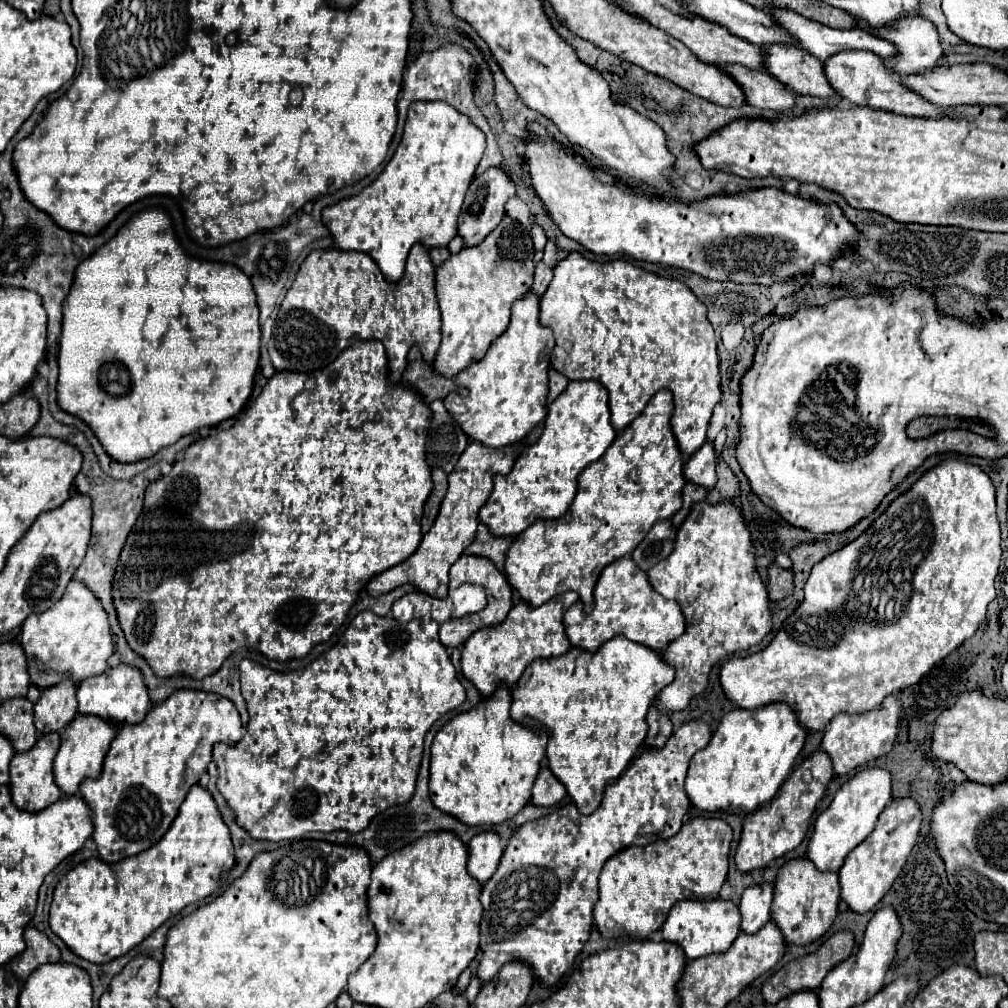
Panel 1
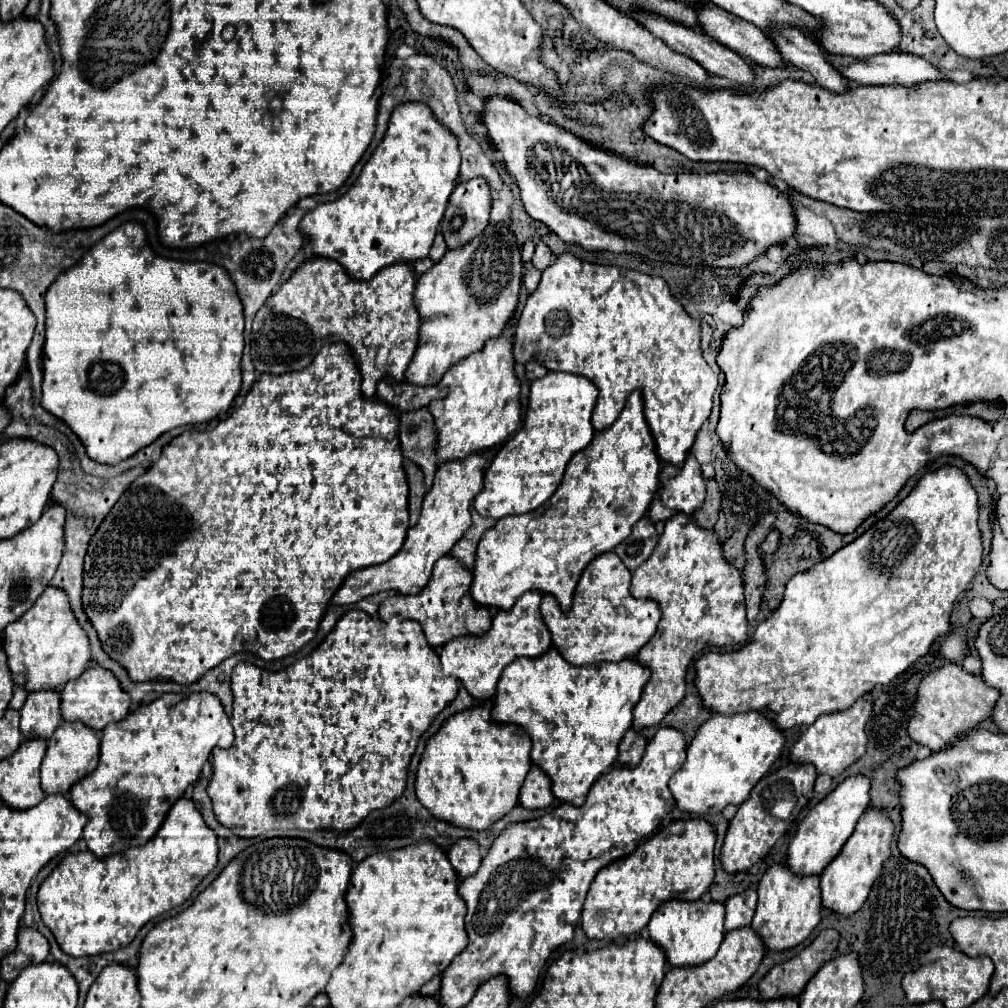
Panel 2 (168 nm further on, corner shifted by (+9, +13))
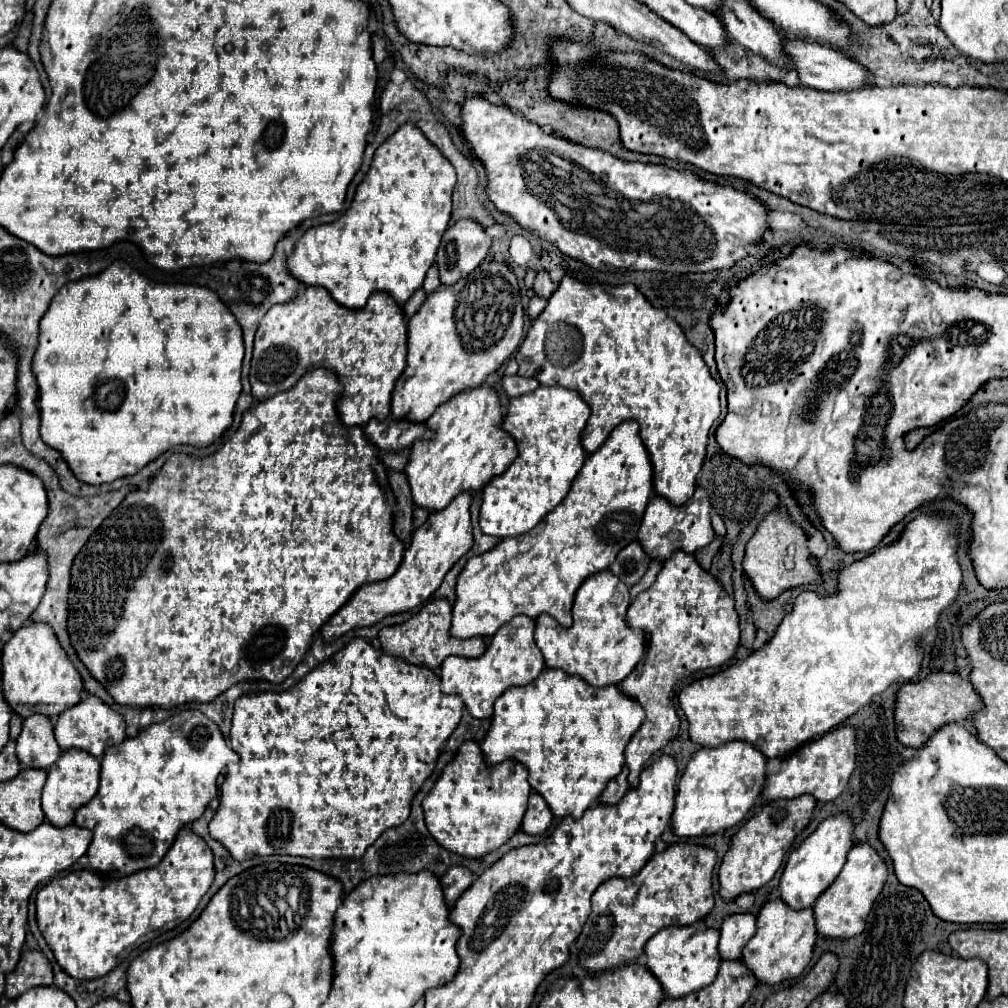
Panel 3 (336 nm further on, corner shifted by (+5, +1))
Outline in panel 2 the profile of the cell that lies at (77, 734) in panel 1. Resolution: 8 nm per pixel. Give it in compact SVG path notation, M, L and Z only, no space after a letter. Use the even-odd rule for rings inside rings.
M64 720L48 740L48 750L42 760L40 776L44 792L66 794L72 784L76 784L80 778L92 772L98 766L98 744L98 732L92 732L92 728L84 728L84 724L68 724L68 720Z

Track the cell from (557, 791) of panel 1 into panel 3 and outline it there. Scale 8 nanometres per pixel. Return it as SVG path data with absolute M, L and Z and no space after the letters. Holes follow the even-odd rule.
M532 792L530 802L528 802L528 810L526 810L524 820L522 820L522 830L528 836L540 836L550 828L552 818L554 816L552 816L548 804L544 804L544 798L538 796L536 792Z

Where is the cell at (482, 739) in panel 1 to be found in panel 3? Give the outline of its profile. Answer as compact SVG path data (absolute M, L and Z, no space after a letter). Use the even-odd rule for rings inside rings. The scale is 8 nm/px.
M470 740L460 746L454 760L444 768L442 776L436 780L434 788L424 798L422 810L426 816L426 826L440 846L444 846L450 852L456 852L460 856L466 856L466 858L482 858L482 856L498 850L520 830L520 820L526 812L528 796L530 796L528 770L522 764L518 764L514 760L506 760L506 762L490 768L484 762L480 746Z

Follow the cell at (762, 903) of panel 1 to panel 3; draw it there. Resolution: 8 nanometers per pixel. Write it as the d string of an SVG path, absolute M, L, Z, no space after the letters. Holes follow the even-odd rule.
M734 914L722 922L718 952L722 960L738 960L742 956L742 948L756 932L756 916L754 914Z

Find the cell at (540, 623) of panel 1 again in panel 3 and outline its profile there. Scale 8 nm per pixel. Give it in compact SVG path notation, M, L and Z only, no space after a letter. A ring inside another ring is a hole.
M516 616L512 622L504 624L492 640L488 642L486 652L480 658L462 658L448 656L440 666L440 682L444 694L458 694L466 710L474 718L490 718L494 714L494 700L512 686L530 684L542 670L544 660L542 652L534 642L534 620L528 616Z

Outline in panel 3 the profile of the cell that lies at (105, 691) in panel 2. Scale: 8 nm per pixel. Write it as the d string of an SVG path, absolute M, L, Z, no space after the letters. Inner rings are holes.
M92 694L82 698L76 706L68 708L64 714L60 714L54 724L54 736L62 750L78 748L78 750L84 750L96 758L100 758L104 754L104 750L108 748L108 742L114 742L114 744L124 742L124 738L126 738L124 730L126 730L124 718Z

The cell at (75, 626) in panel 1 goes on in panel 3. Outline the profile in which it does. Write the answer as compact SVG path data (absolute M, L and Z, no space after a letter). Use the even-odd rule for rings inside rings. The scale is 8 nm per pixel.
M46 624L22 626L2 652L2 692L14 714L28 718L32 714L44 714L56 718L82 698L82 678L72 662L66 658L54 632Z

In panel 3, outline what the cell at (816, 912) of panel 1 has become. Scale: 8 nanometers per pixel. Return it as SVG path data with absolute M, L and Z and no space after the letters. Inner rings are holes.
M770 900L762 906L758 920L756 920L756 934L750 938L750 942L742 950L742 962L750 968L750 972L756 976L762 984L780 984L784 980L798 978L804 968L812 960L814 940L816 940L816 926L814 926L814 914L812 908L804 910L792 910L782 900Z

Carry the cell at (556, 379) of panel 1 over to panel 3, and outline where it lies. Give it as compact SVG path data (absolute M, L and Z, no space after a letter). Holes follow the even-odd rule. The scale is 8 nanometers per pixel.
M504 376L502 378L502 390L506 396L514 398L514 396L520 396L520 394L526 394L526 392L532 392L536 390L540 384L534 380L534 378L526 378L526 376Z

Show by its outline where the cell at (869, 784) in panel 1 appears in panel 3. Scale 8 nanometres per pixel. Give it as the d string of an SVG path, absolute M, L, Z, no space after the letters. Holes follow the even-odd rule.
M838 814L832 818L826 818L816 832L812 832L790 856L786 862L786 868L782 872L780 878L780 900L788 906L792 906L792 910L804 910L814 906L816 898L836 880L836 876L840 874L844 862L846 862L846 854L848 850L854 846L852 840L852 820L846 814Z

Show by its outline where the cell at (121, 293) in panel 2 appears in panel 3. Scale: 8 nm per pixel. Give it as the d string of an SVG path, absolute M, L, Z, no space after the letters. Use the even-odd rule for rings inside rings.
M116 260L112 266L108 266L104 272L92 276L92 278L82 278L78 282L72 282L72 284L66 284L54 298L52 298L52 304L48 308L48 312L42 316L40 320L40 344L36 348L36 356L32 358L32 374L36 376L36 384L38 384L38 408L40 408L40 418L42 418L42 426L40 426L40 436L42 440L50 446L50 448L56 448L60 452L60 456L64 458L64 462L68 462L68 468L72 468L72 474L84 482L84 484L106 484L106 482L114 482L118 478L124 478L124 476L134 476L136 472L140 472L140 468L144 468L144 464L150 464L152 460L156 460L160 454L164 454L166 450L170 450L172 446L178 446L178 444L190 444L194 448L206 448L210 446L230 424L232 424L232 412L234 412L234 406L236 406L236 400L240 396L240 390L242 390L242 384L240 384L240 370L242 370L242 358L244 358L244 342L242 342L242 328L240 324L236 322L236 318L232 316L232 312L220 302L220 298L216 296L216 292L208 290L208 288L200 288L200 286L192 286L192 284L150 284L148 278L144 278L142 274L138 274L134 268L130 268L126 262L122 260Z

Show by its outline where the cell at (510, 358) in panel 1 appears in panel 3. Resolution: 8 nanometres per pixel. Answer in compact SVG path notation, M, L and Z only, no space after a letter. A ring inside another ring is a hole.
M490 386L460 392L446 404L442 404L428 420L428 428L436 436L432 440L416 440L412 444L410 460L404 474L410 484L412 504L416 508L440 512L460 492L478 492L488 480L500 476L508 464L518 456L518 448L512 436L500 428L502 412L500 402Z

